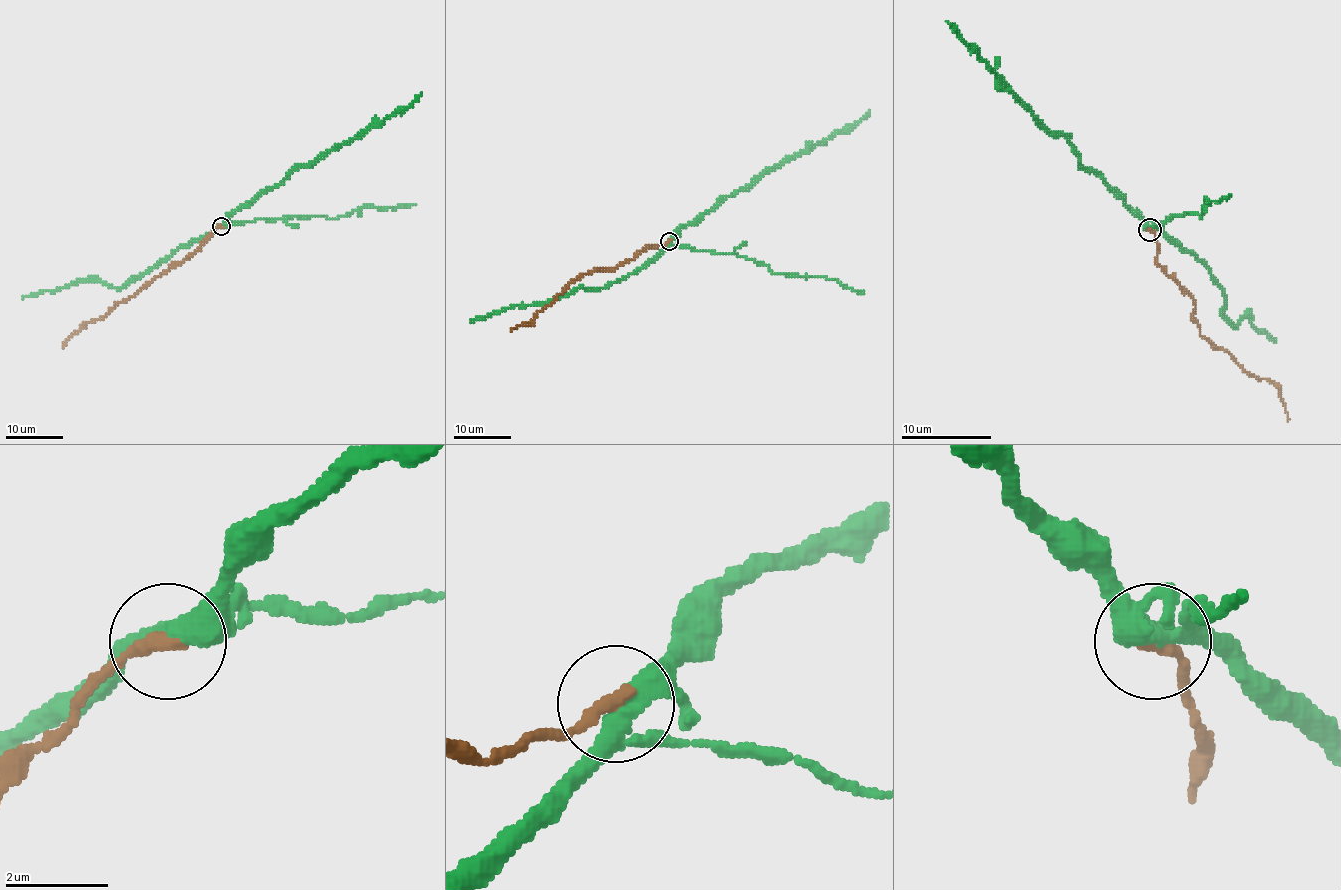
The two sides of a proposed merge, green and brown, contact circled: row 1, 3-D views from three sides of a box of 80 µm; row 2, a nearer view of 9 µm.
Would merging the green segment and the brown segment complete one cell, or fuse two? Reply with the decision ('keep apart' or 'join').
keep apart

